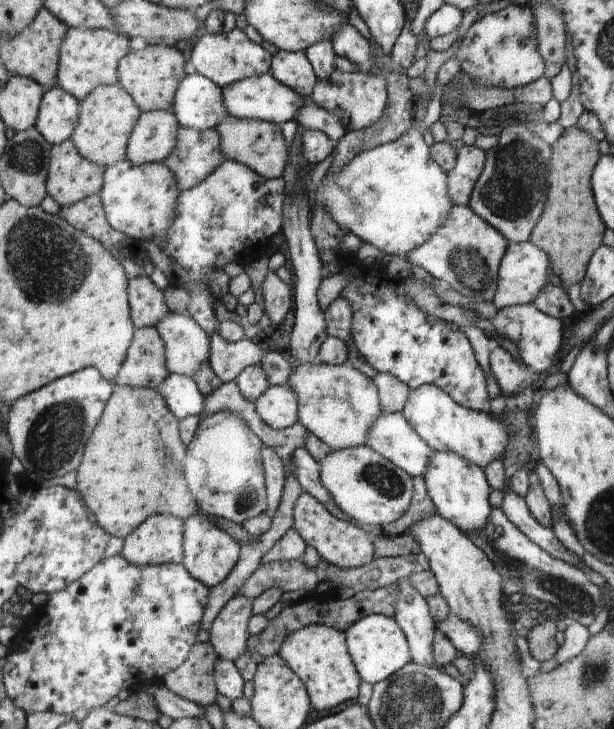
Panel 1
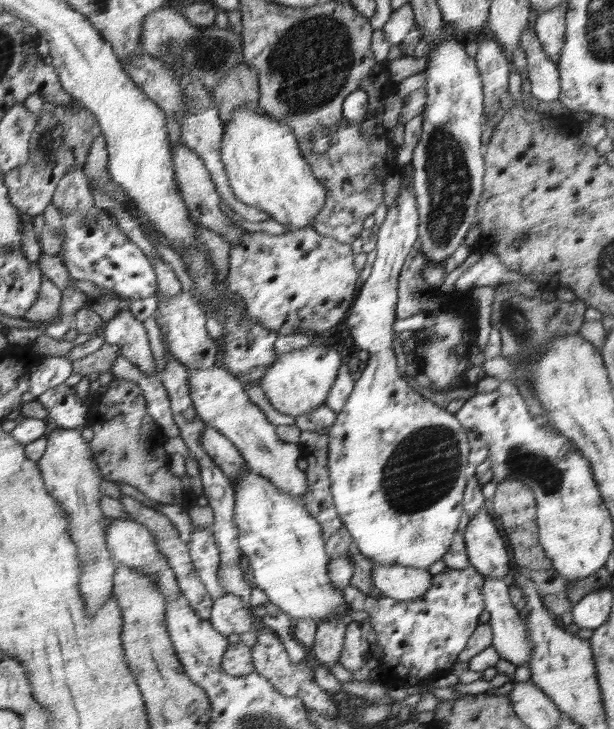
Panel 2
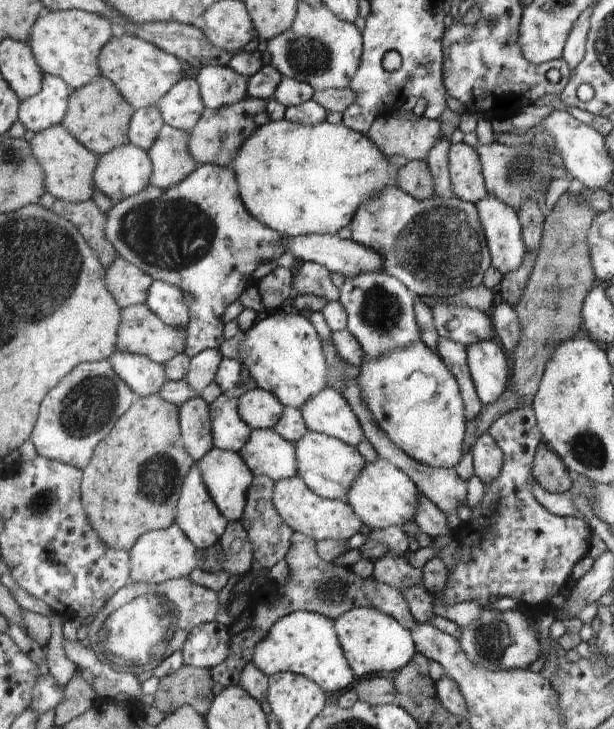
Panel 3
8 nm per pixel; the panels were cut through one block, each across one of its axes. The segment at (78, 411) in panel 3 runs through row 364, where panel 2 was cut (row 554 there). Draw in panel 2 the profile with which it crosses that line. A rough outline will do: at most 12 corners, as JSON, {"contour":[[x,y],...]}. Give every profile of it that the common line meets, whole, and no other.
{"contour":[[80,428],[46,434],[37,460],[70,516],[85,611],[114,595],[103,475]]}

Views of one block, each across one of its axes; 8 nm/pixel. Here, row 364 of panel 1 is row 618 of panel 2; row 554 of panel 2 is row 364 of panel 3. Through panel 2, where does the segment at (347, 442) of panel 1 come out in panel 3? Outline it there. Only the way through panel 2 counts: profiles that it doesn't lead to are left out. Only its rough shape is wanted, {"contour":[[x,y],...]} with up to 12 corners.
{"contour":[[273,312],[240,342],[256,386],[301,409],[328,388],[323,342]]}

